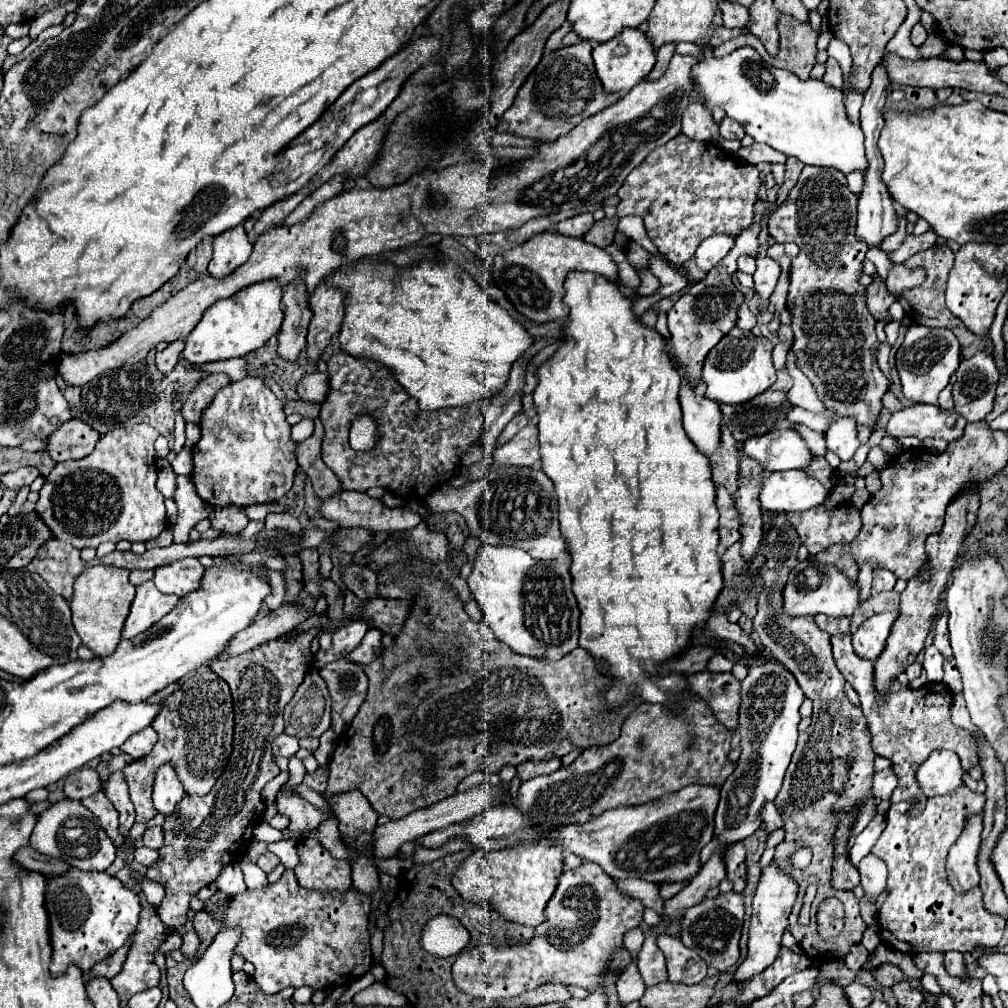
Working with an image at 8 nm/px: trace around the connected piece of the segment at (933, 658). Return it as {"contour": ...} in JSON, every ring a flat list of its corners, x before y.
{"contour":[[934,645,928,647,924,656,924,670,929,683,942,682,944,657]]}

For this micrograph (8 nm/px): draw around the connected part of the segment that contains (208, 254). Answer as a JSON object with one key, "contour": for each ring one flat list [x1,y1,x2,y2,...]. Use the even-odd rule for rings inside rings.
{"contour":[[204,240,204,242,196,248,196,266,194,266,194,270,196,270,198,274,204,274,210,260,212,260,212,242,210,242,210,240]]}

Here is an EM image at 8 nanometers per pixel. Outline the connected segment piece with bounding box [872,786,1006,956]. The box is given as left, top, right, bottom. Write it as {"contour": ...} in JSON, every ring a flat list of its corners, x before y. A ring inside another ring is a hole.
{"contour":[[960,786,960,790,928,798,926,808,918,816,908,816,902,812,902,804,892,804,886,812,886,828,878,842,872,848,872,854,882,858,888,864,890,878,888,878,888,896,884,898,878,910,878,924,880,924,880,938,884,944,904,952,904,954,920,954,930,950,958,950,958,952,974,952,974,950,994,950,1004,934,1006,922,1000,916,988,914,983,906,983,894,979,886,970,889,966,894,956,894,946,880,946,856,948,848,956,842,964,828,964,818,968,814,978,814,984,810,984,794,972,792,968,786]]}

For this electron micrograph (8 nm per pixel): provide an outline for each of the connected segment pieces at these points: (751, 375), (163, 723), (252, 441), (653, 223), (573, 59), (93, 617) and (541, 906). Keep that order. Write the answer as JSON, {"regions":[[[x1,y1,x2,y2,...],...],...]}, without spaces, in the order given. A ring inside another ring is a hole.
{"regions":[[[732,328,706,356,702,378,706,382,706,396,718,404,742,404,760,392,768,390,776,380,776,370,772,366,772,342,754,336,752,332]],[[196,670,184,684,164,700,160,714,152,720,152,728,158,732,154,750,136,762,128,764,122,774,128,782,130,798,136,808,136,822,148,822,157,813,152,802,152,786,160,762,172,762,178,778,188,796,204,796,210,792,218,776,224,772,232,754,234,714,230,688,212,670]],[[242,378,238,382,230,382,214,396,212,404,206,406,200,430,202,436,198,444,192,448,194,470,190,474,198,496,210,506,250,506,262,502,280,500,290,488,298,468,296,462,296,442,290,438,290,424,286,422,286,414,282,410,282,400,274,396,274,392,264,384,262,378]],[[680,134,668,144,652,150,648,158,628,174,624,186,618,190,620,196,618,216,622,218,628,214,640,214,648,238,656,244,662,256,666,256,674,264,688,262,694,256,700,242,712,234,732,232,738,236,742,230,746,230,752,224,752,216,754,216,752,208,758,198,762,180,756,166,740,164,730,156,732,154,720,150,712,142,700,142]],[[580,42,542,56,536,70,532,70,532,74,518,90,514,104,500,118,496,132,508,132,516,136,528,136,552,142,568,134,584,118,608,108,616,100,620,100,620,94,604,92,596,76,592,62,592,44]],[[90,566,76,578,74,594,70,600,70,610,72,610,74,628,86,648,90,648,102,658,112,654,112,650,116,650,120,642,124,618,128,616,128,610,134,598,134,590,136,588,128,582,128,570,116,568,116,566,114,568]],[[530,844,514,846,498,852,474,850,458,868,452,884,470,902,488,902,496,910,502,910,502,916,510,922,536,928,544,922,544,910,548,900,556,890,556,882,564,872,564,848]]]}

